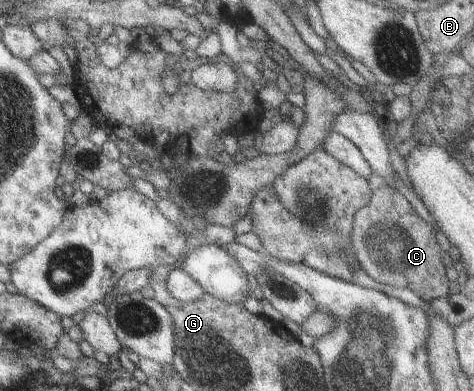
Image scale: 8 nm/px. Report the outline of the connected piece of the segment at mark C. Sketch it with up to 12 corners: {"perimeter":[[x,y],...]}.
{"perimeter":[[380,175],[352,215],[371,280],[448,294],[435,230]]}

